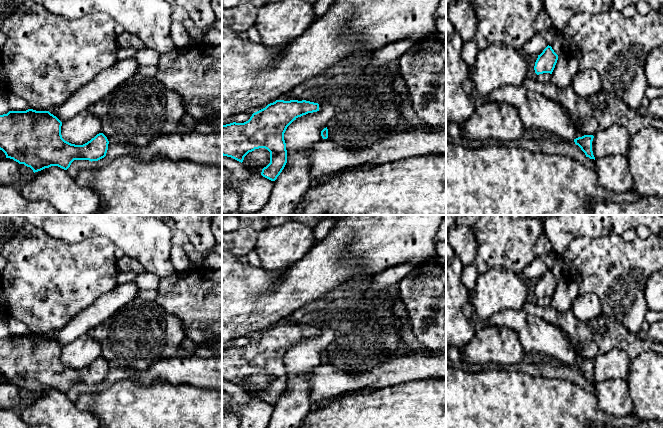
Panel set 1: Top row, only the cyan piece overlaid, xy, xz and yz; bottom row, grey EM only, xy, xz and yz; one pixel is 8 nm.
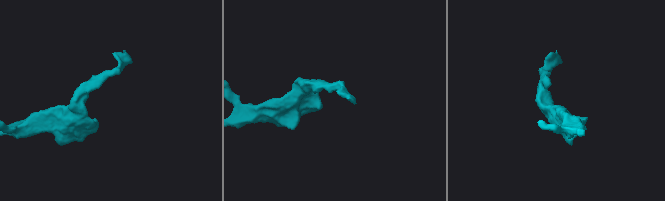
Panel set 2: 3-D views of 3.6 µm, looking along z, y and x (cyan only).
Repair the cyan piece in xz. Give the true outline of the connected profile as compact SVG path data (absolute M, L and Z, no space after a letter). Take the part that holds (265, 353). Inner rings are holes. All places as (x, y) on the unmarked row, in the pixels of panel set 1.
M276 324L252 338L244 347L222 349L222 379L243 386L244 381L255 373L265 372L270 376L270 387L262 393L261 399L275 405L287 387L287 374L284 357L298 341L319 335L319 328L302 324Z

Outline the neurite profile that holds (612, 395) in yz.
M609 379L595 383L600 408L608 417L626 417L633 412L627 380Z

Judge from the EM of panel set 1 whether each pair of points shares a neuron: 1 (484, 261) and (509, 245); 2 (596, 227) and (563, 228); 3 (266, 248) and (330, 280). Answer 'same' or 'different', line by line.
1: same
2: same
3: different

